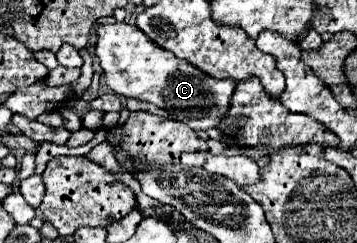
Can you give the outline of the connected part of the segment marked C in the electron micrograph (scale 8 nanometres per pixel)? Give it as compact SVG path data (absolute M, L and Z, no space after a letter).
M127 22L97 26L95 54L103 68L105 82L115 94L151 102L167 110L173 120L179 120L197 132L217 128L231 108L231 96L235 92L233 78L219 80L199 68L191 68L187 60L179 60L175 54L159 48L137 26Z

